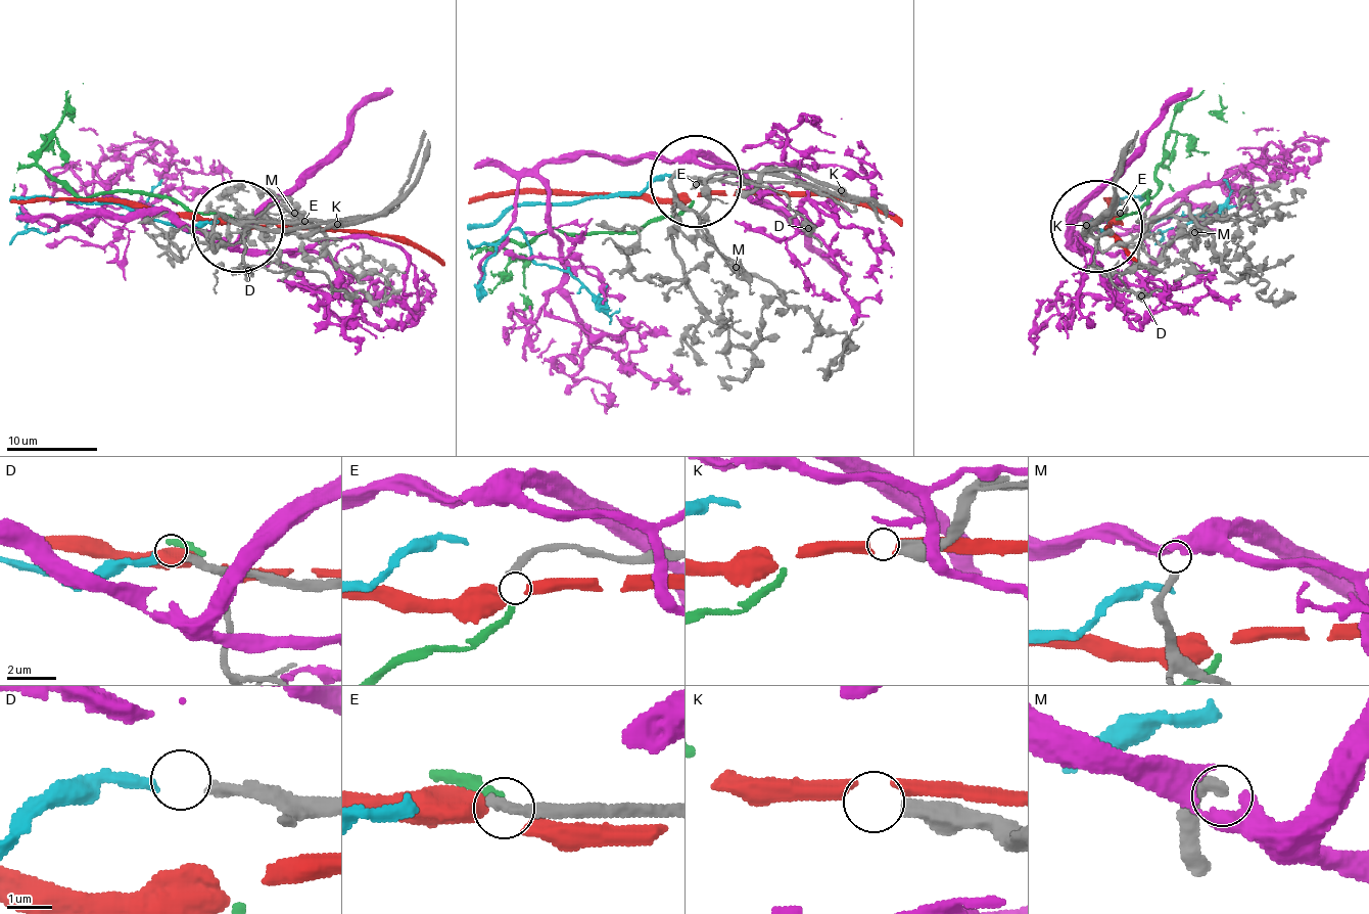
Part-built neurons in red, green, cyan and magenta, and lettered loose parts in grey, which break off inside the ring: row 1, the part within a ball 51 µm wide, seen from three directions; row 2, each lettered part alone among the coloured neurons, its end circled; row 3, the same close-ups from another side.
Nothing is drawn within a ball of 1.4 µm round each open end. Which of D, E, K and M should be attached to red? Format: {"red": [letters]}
{"red": []}

